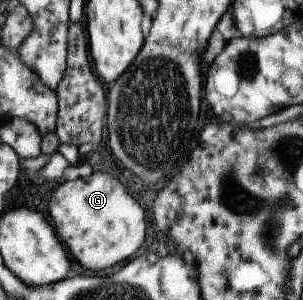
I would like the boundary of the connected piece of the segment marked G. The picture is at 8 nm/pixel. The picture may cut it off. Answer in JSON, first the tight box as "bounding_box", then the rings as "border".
{"bounding_box":[48,172,144,272],"border":[[[96,172],[88,178],[64,181],[54,187],[49,198],[48,216],[58,240],[71,260],[90,272],[112,268],[128,260],[144,242],[144,212],[116,179]]]}

